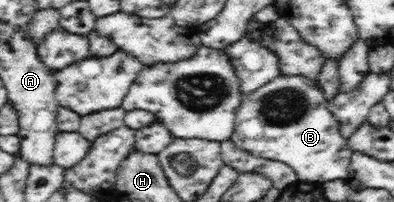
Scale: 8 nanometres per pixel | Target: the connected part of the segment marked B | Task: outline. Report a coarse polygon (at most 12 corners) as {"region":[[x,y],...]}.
{"region":[[280,74],[243,96],[229,139],[346,180],[353,152],[316,83]]}

